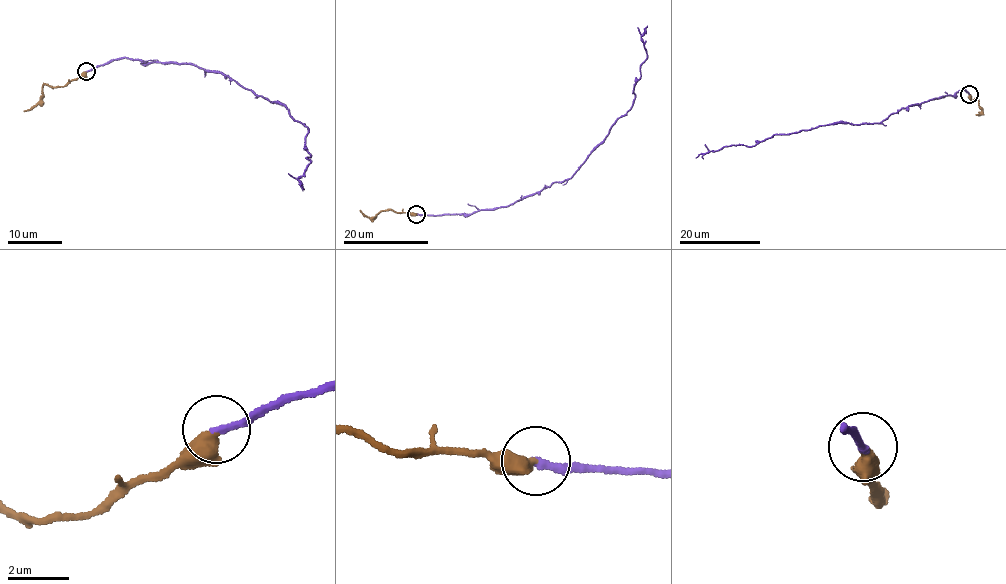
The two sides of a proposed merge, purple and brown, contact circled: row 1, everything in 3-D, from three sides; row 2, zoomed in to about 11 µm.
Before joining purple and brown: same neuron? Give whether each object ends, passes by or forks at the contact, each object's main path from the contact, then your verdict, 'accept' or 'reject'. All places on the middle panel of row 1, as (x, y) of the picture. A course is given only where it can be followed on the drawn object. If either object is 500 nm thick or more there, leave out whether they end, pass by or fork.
purple runs (416, 213), (468, 214), (506, 207), (568, 179), (632, 105), (639, 65), (646, 57), (641, 36), (647, 25); brown runs (416, 213), (382, 210), (370, 218), (359, 210); accept

